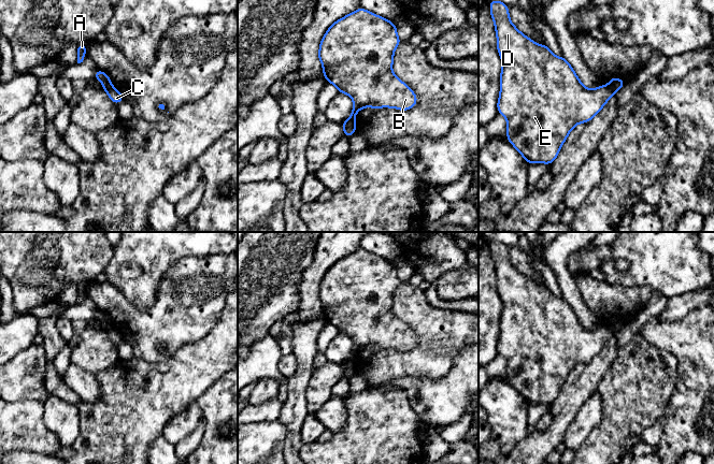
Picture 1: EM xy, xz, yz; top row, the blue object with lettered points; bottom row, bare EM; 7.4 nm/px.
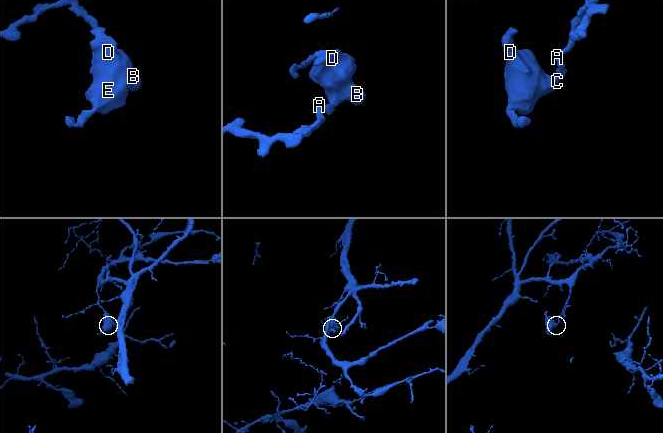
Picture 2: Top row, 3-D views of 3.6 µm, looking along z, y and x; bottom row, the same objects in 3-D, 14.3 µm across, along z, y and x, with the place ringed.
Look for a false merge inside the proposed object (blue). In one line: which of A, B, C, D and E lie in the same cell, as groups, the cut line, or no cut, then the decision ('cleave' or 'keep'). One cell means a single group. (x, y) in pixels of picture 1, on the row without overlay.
A / B C D E | xy (113, 328), (105, 331) | cleave

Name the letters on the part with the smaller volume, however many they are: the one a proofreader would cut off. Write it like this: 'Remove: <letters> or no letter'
Remove: B, C, D, E

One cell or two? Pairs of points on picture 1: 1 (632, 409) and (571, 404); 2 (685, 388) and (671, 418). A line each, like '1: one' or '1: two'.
1: two
2: one

